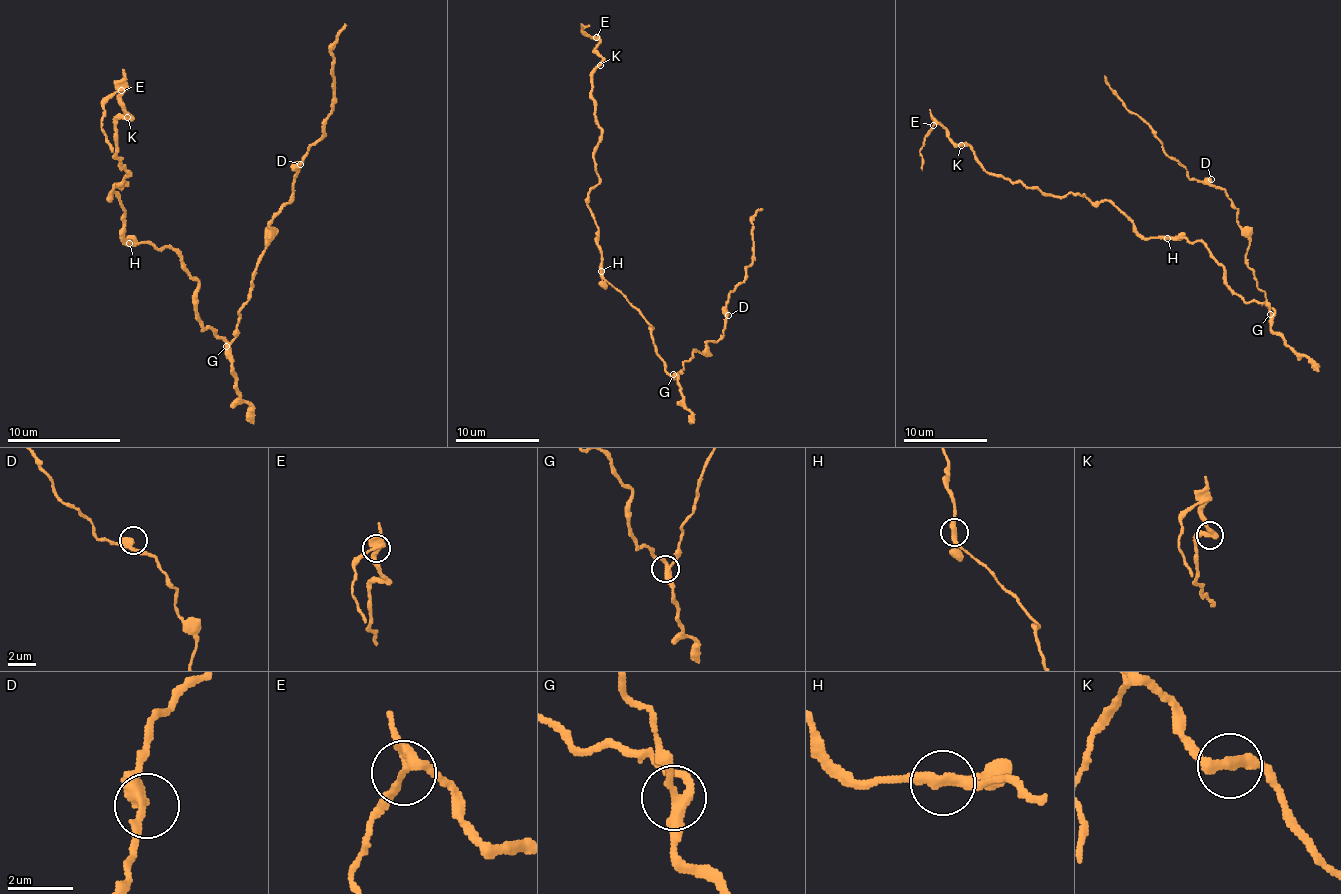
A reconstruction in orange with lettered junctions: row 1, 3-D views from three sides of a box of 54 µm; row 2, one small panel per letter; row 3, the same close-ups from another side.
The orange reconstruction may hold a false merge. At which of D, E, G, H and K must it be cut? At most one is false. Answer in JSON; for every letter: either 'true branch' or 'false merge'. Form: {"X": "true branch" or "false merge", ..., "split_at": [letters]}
{"D": "true branch", "E": "false merge", "G": "true branch", "H": "true branch", "K": "true branch", "split_at": ["E"]}

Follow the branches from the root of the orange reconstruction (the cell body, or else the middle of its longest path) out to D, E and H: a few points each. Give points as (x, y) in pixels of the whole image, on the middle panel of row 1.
D: (644, 317), (652, 326), (656, 355), (673, 377), (694, 349), (703, 353), (707, 343), (722, 334), (728, 315)
E: (644, 317), (603, 277), (589, 206), (599, 182), (593, 149), (601, 134), (591, 94), (601, 62), (595, 37)
H: (644, 317), (603, 277), (601, 271)

